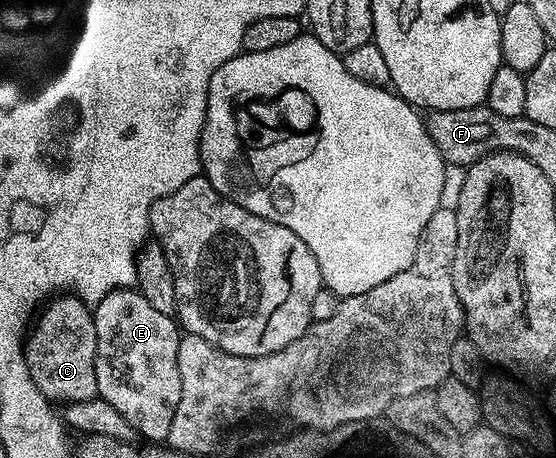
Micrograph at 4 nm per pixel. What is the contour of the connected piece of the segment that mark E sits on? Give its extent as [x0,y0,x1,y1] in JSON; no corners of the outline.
[94,288,182,441]

